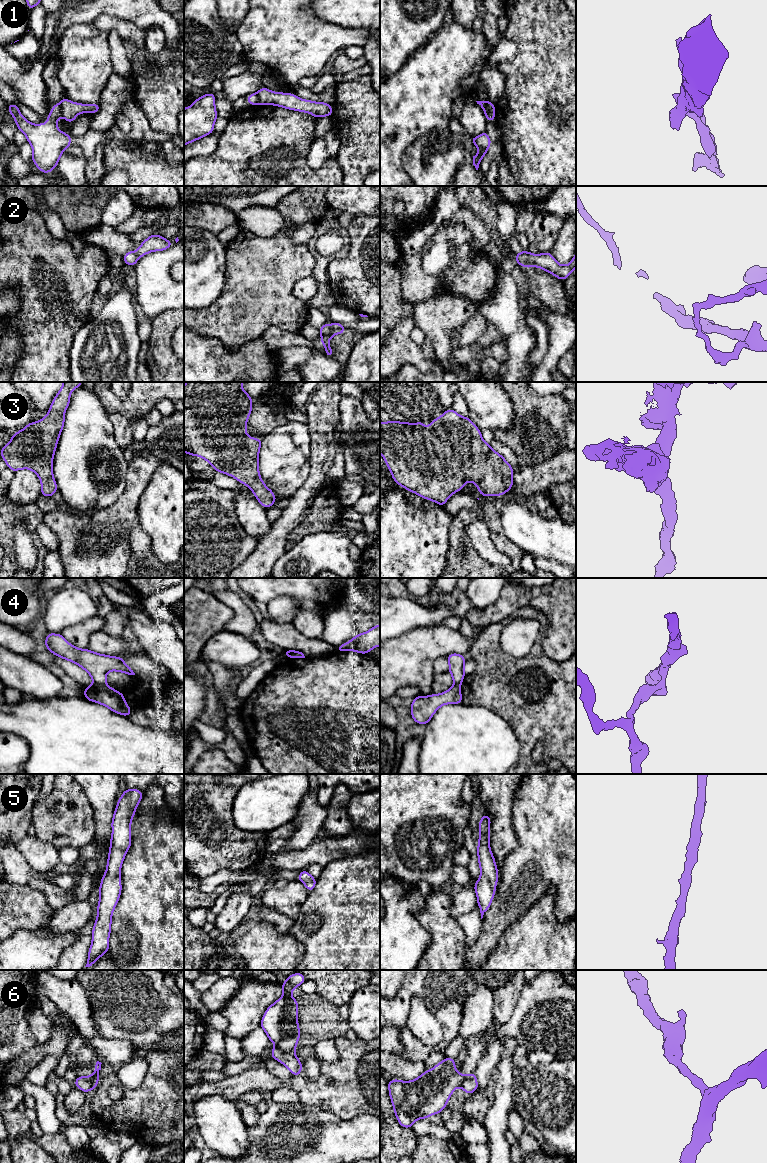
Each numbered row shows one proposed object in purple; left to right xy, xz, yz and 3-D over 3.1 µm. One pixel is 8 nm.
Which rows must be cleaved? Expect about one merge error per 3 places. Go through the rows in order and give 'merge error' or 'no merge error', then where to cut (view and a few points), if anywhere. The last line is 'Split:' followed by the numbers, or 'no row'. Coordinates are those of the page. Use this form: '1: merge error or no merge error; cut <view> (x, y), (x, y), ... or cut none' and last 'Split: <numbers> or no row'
1: merge error; cut xy (59, 103), (62, 115)
2: merge error; cut xz (330, 325), (335, 333)
3: no merge error; cut none
4: merge error; cut xy (94, 682), (105, 684)
5: no merge error; cut none
6: merge error; cut xz (276, 1047), (286, 1052), (293, 1052)
Split: 1, 2, 4, 6

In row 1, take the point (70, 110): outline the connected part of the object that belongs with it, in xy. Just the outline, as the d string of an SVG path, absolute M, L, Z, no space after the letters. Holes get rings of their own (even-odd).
M65 97L61 100L60 105L62 108L62 116L69 123L74 122L75 118L80 113L94 114L100 110L100 103L93 105L75 103Z

